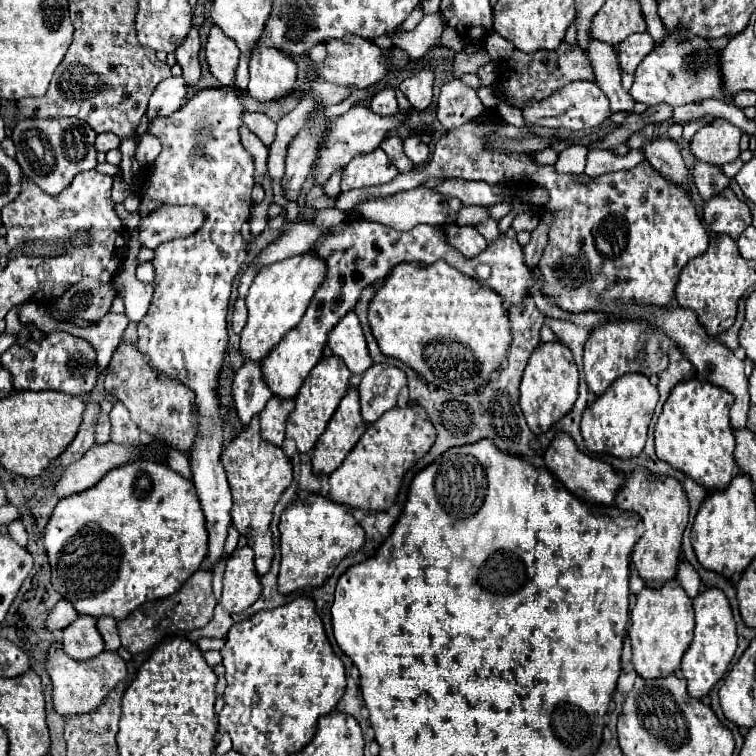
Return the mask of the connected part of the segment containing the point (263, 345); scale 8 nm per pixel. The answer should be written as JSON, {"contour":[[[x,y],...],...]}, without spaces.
{"contour":[[[305,252],[301,256],[293,256],[289,260],[277,262],[275,266],[265,266],[255,276],[245,302],[247,302],[247,324],[241,332],[239,352],[243,360],[261,362],[277,344],[279,340],[295,328],[295,324],[303,318],[313,292],[321,286],[321,280],[325,278],[325,262],[311,252]]]}

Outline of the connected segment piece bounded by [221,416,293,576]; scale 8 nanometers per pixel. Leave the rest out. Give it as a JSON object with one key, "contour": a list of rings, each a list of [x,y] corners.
{"contour":[[[255,416],[249,428],[241,430],[225,446],[221,454],[221,464],[225,466],[225,474],[231,486],[231,494],[233,494],[231,524],[237,528],[239,534],[243,534],[249,540],[249,546],[255,552],[255,568],[263,576],[269,570],[269,564],[273,560],[273,534],[271,534],[269,524],[271,524],[273,508],[277,500],[289,488],[293,480],[291,462],[279,446],[269,444],[261,438],[259,418]]]}

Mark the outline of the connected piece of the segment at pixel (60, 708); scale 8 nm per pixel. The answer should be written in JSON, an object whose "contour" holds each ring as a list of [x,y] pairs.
{"contour":[[[53,642],[49,646],[45,668],[53,682],[53,706],[63,718],[91,712],[93,708],[103,704],[103,698],[109,694],[109,690],[113,690],[113,686],[117,686],[117,682],[127,676],[127,664],[117,652],[101,652],[87,662],[77,662],[63,652],[61,642]]]}

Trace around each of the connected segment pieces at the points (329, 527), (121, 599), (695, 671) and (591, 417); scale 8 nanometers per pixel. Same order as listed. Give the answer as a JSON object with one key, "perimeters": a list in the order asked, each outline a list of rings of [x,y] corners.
{"perimeters":[[[[307,494],[297,498],[287,506],[281,514],[281,570],[279,570],[279,592],[291,594],[299,588],[313,586],[319,588],[323,582],[335,572],[339,562],[349,554],[363,546],[365,534],[363,528],[357,524],[353,514],[321,496],[321,494]]],[[[137,460],[107,472],[93,488],[61,498],[45,528],[45,548],[55,590],[79,614],[125,620],[137,606],[177,592],[207,556],[205,516],[191,480],[165,464]]],[[[717,588],[701,590],[699,596],[693,600],[693,608],[695,608],[695,638],[689,650],[683,654],[681,672],[687,680],[689,696],[703,698],[717,684],[717,680],[725,676],[727,666],[737,650],[737,632],[729,600],[721,590]]],[[[621,376],[603,396],[599,396],[581,418],[581,436],[589,452],[611,454],[627,460],[641,454],[647,440],[647,428],[653,418],[659,394],[647,376]]]]}

